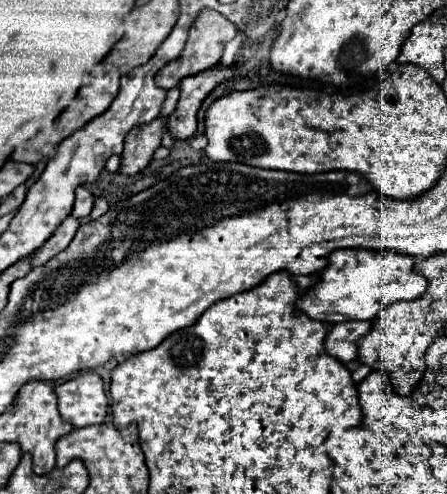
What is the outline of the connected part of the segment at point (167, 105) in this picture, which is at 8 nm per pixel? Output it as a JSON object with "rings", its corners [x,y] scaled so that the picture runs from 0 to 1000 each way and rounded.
{"rings":[[[387,176],[387,180],[378,180],[378,184],[374,184],[374,200],[369,200],[369,209],[365,209],[360,233],[365,233],[365,237],[378,237],[378,233],[391,225],[396,204],[400,204],[400,180],[396,180],[396,176]]]}

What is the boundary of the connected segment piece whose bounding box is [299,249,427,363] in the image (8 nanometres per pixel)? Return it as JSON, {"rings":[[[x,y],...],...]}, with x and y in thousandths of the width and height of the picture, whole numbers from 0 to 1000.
{"rings":[[[758,504],[740,512],[736,540],[723,547],[705,581],[669,605],[669,626],[696,646],[723,646],[727,654],[754,654],[732,678],[732,711],[763,735],[799,727],[799,694],[834,666],[834,650],[857,626],[888,609],[937,605],[955,589],[946,557],[924,549],[928,524],[906,512],[866,504]]]}

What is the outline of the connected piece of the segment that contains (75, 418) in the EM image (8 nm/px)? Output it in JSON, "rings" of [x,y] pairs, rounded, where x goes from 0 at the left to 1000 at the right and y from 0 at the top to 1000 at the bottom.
{"rings":[[[177,755],[168,767],[128,779],[123,796],[141,848],[159,852],[168,864],[195,864],[235,852],[239,804],[230,791],[230,771],[217,755]]]}

